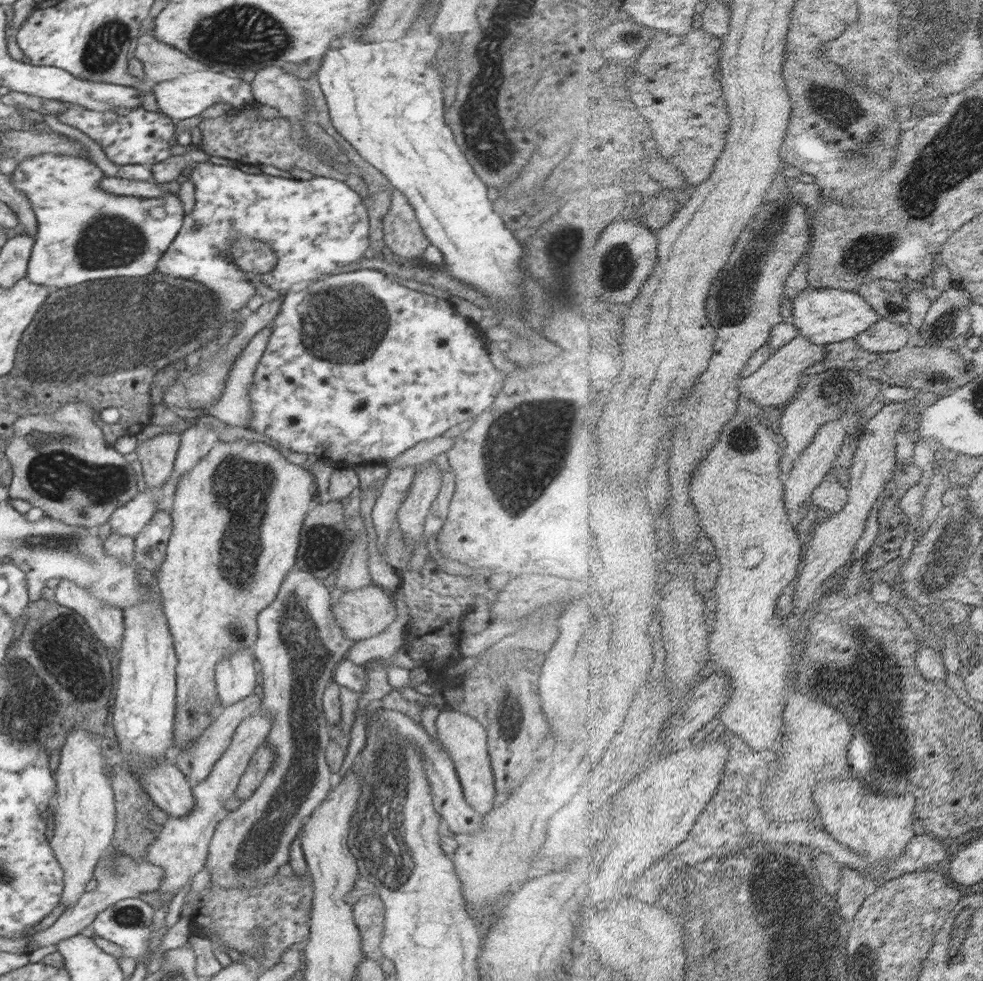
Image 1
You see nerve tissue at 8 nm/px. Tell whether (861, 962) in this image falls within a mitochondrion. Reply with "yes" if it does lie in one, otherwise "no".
yes

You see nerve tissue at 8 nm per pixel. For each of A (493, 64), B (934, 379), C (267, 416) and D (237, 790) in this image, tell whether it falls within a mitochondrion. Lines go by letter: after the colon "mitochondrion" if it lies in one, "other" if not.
A: other
B: other
C: other
D: other

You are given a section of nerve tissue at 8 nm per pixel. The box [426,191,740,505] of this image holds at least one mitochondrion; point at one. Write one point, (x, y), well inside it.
(616, 267)

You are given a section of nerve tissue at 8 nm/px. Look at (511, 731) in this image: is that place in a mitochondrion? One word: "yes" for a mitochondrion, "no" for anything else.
no

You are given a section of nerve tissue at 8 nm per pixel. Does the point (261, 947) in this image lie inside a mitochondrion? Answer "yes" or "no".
no

